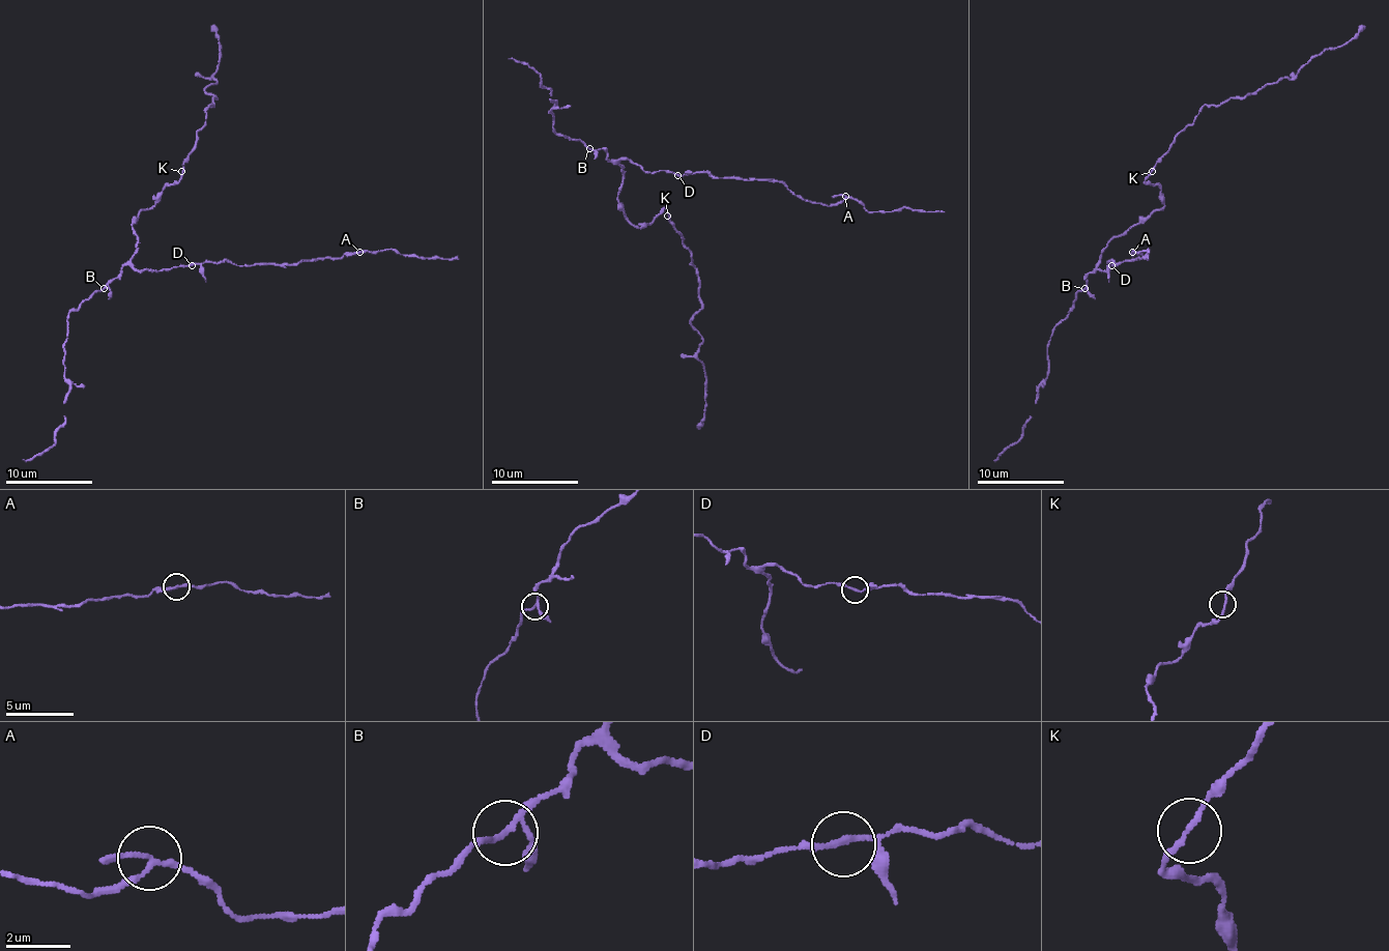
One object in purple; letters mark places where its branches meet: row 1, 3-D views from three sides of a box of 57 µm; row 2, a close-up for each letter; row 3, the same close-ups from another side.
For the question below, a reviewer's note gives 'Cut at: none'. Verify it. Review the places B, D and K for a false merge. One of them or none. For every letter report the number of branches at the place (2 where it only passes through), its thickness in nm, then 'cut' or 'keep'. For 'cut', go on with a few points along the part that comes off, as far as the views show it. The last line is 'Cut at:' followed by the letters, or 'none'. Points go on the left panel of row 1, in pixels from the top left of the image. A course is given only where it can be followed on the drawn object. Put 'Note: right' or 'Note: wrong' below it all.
B: 3 | 130 nm | keep
D: 3 | 140 nm | keep
K: 2 | 160 nm | keep
Cut at: none
Note: right

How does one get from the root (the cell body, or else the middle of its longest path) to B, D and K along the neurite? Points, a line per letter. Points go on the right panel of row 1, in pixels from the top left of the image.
B: (1126, 232), (1108, 240), (1100, 262), (1084, 278), (1084, 288)
D: (1126, 232), (1108, 240), (1095, 269), (1106, 271), (1110, 264)
K: (1126, 232), (1142, 224), (1162, 206), (1160, 189), (1146, 178), (1152, 171)

